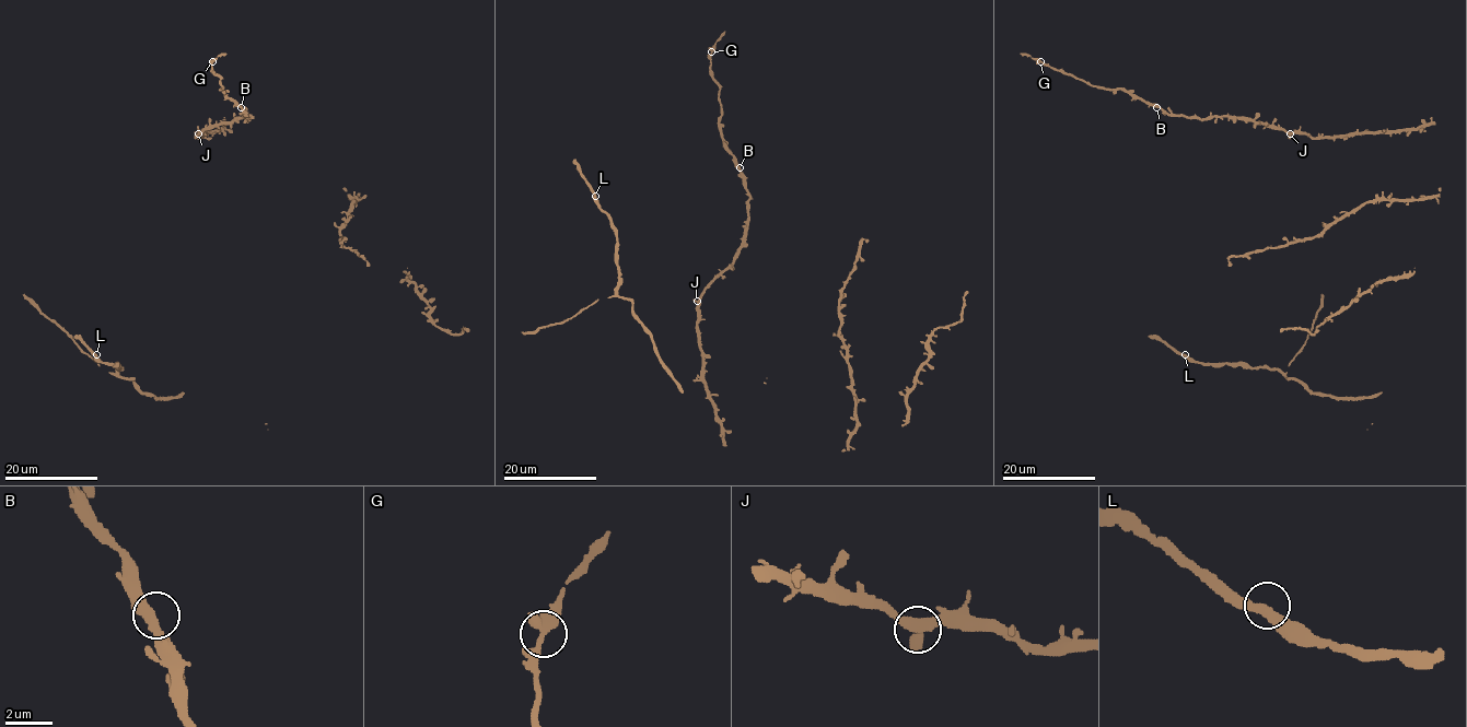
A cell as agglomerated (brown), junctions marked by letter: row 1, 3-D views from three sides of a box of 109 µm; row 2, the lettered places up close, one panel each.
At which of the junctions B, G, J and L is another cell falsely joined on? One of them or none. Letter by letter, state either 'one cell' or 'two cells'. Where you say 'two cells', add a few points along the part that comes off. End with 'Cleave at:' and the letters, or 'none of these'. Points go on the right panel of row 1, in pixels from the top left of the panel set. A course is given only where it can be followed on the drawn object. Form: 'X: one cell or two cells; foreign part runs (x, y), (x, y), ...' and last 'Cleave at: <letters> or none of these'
B: one cell
G: one cell
J: one cell
L: one cell
Cleave at: none of these

